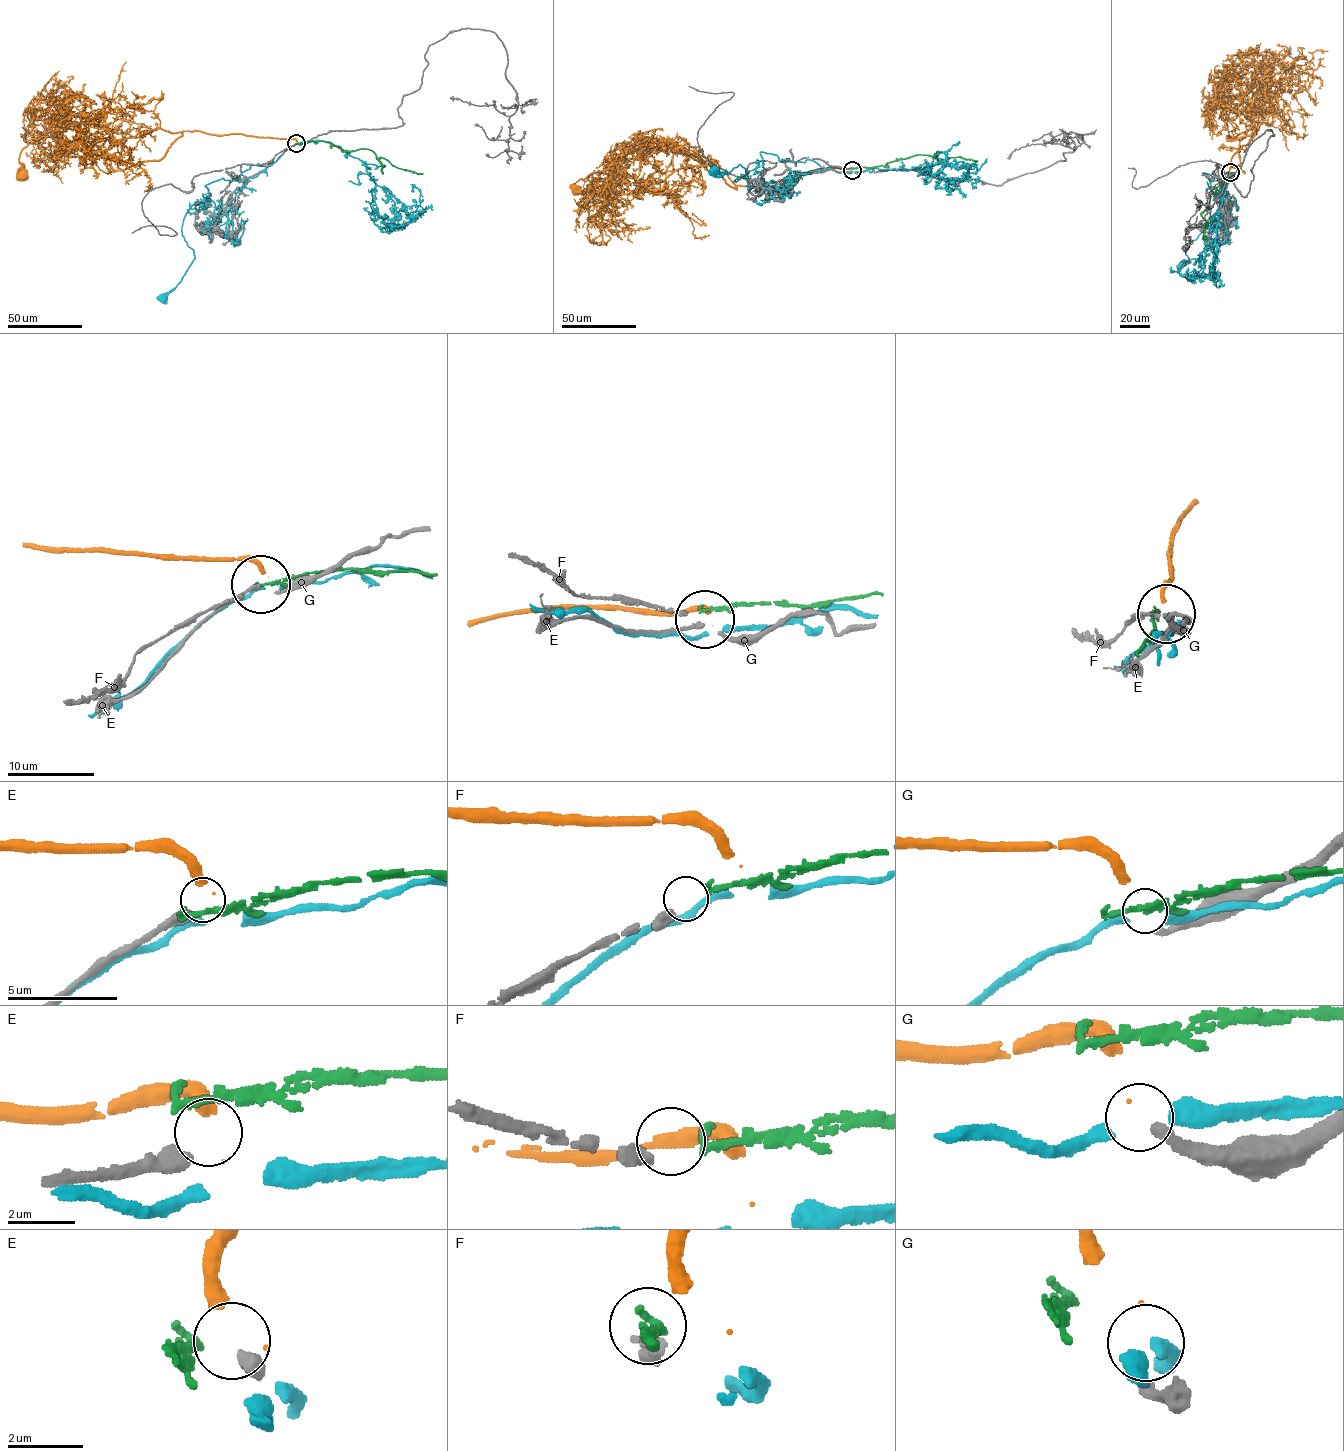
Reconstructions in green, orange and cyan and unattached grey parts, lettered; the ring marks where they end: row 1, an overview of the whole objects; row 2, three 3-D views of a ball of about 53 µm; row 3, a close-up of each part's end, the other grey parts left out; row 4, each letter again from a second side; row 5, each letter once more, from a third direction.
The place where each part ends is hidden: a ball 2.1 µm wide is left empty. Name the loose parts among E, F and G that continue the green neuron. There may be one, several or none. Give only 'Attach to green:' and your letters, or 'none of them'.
Attach to green: F

